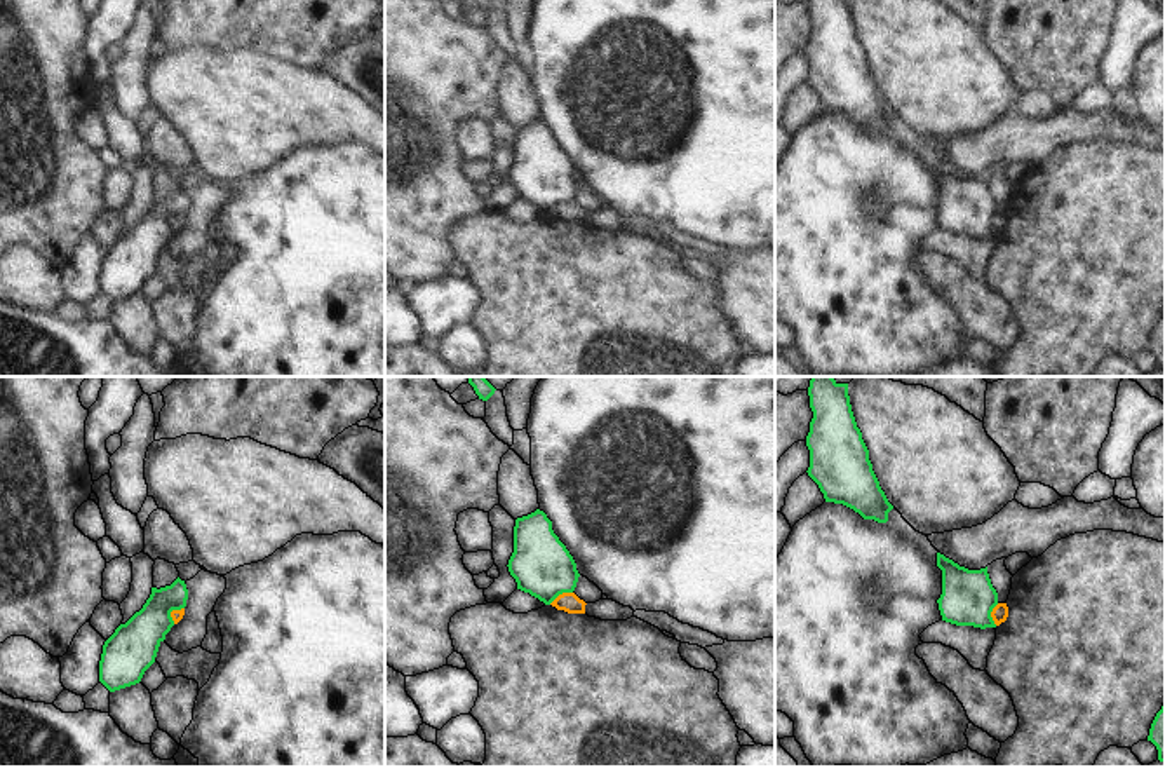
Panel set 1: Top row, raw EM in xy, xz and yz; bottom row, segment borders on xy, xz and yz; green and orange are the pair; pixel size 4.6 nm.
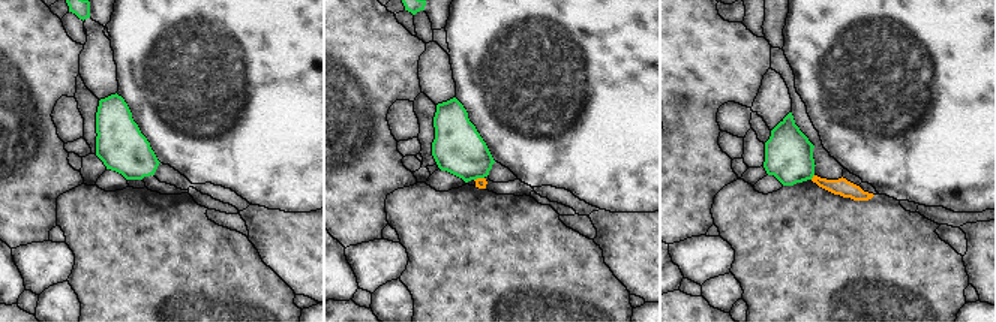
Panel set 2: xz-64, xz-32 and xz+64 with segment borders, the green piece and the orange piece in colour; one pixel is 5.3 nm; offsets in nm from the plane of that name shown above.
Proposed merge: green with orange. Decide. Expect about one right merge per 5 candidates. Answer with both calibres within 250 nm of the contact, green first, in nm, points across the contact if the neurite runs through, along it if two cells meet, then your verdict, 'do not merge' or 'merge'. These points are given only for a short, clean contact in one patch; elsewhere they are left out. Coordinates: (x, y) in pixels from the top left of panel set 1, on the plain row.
280 nm thick on the green side, 90 nm on the other; border along xz (572, 201), (559, 203), (549, 213); do not merge

